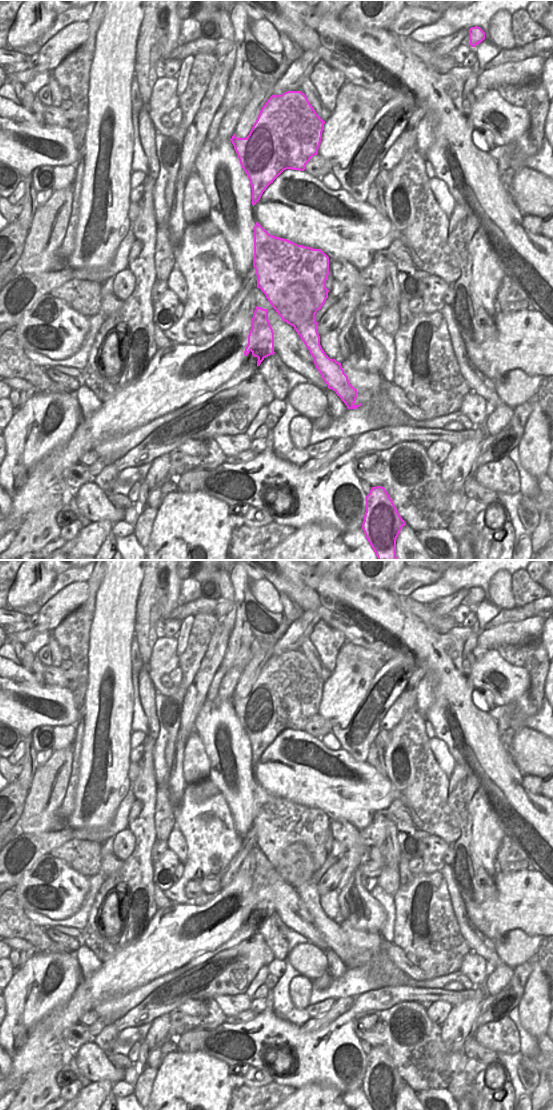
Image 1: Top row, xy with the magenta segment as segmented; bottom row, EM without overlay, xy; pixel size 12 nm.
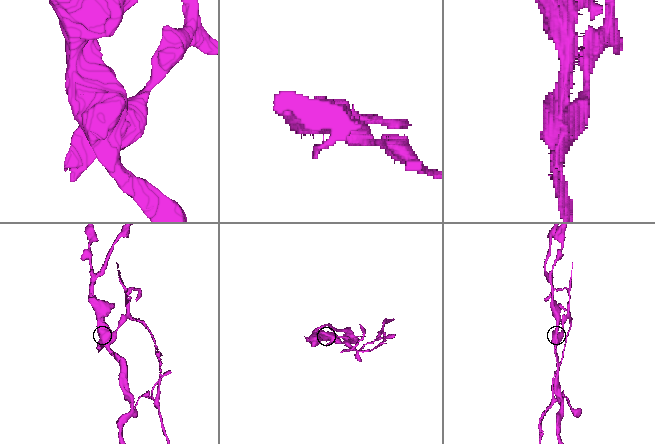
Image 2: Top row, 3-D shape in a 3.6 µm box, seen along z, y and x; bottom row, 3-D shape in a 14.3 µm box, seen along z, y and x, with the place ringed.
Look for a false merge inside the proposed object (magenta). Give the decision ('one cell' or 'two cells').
two cells

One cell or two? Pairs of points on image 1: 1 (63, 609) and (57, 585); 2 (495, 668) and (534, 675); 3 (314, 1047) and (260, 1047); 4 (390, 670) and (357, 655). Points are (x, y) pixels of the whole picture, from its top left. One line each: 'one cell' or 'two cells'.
1: two cells
2: two cells
3: one cell
4: two cells

